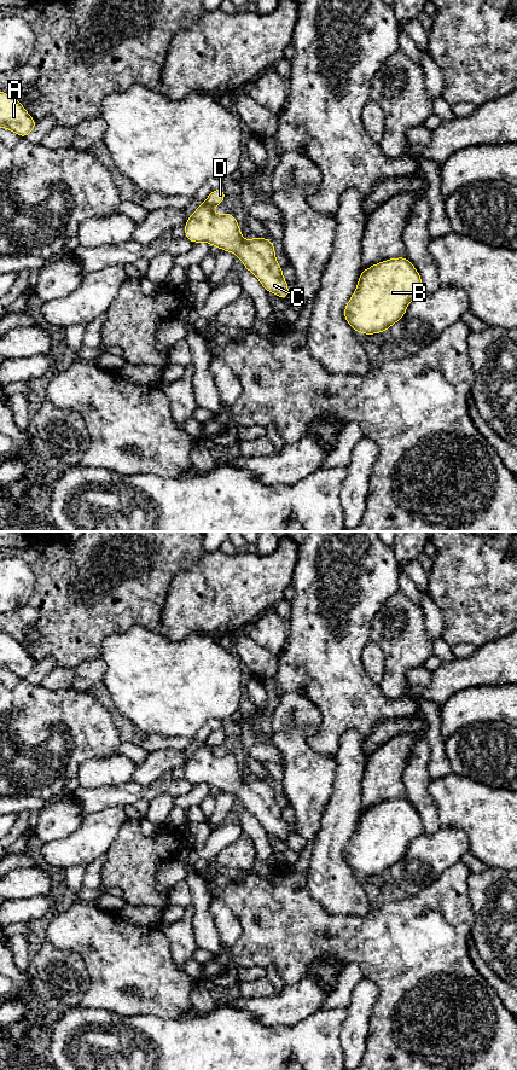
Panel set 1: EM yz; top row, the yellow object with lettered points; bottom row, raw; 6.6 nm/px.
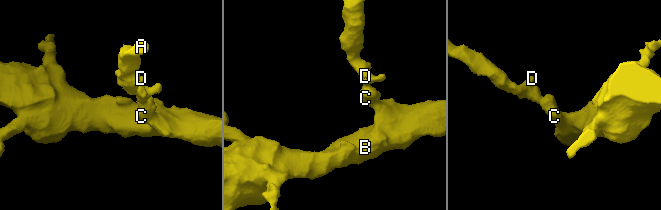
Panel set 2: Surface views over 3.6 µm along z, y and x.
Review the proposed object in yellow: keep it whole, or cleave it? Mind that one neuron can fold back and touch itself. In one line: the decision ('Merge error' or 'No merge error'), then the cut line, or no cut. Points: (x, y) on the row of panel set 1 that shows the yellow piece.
No merge error. No split

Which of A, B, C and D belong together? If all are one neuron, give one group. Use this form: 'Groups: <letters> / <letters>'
Groups: A B C D

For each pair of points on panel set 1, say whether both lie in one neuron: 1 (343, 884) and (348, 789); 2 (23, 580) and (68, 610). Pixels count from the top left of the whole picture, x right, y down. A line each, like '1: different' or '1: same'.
1: same
2: different

